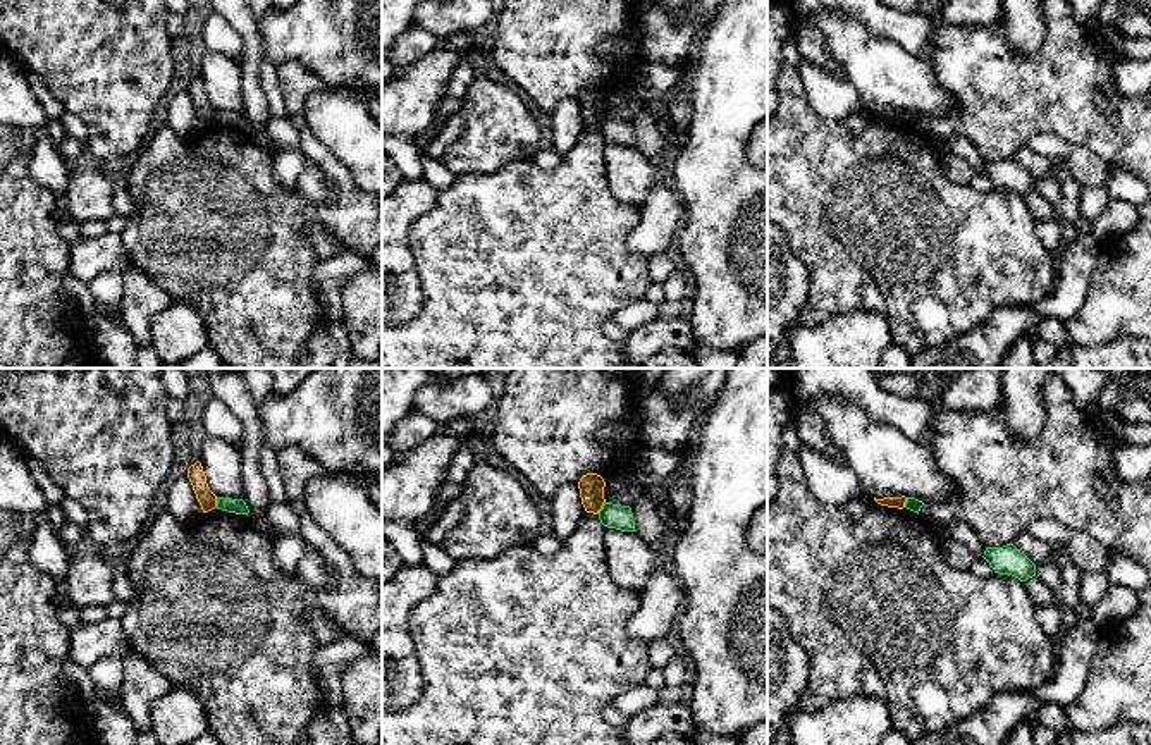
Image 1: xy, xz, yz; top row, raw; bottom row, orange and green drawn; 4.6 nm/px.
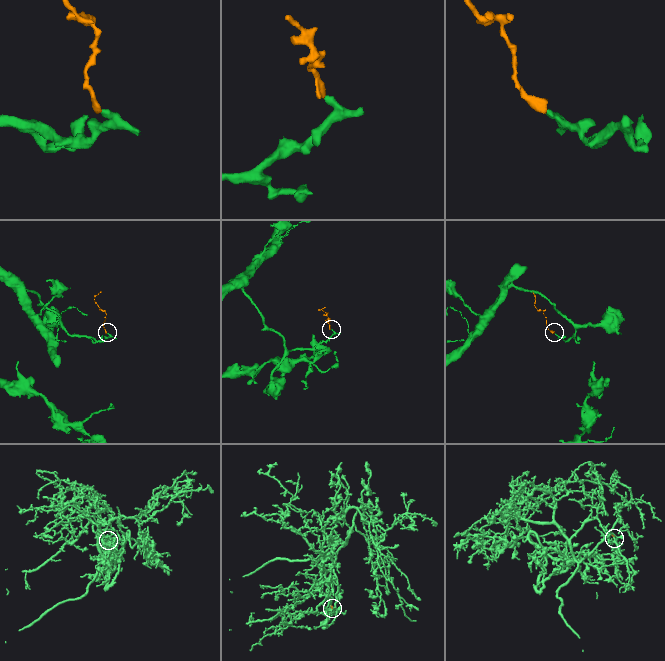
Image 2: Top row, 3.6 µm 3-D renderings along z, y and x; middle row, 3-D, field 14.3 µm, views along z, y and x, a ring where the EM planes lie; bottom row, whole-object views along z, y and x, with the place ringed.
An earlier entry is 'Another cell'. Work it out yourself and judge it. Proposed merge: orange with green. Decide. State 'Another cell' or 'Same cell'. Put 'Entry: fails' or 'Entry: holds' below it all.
Another cell
Entry: holds

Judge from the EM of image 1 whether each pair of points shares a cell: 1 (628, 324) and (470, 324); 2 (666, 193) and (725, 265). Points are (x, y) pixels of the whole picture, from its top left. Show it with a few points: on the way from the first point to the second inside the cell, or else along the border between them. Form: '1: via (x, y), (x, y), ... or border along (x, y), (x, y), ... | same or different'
1: border along (644, 296), (611, 315) | different
2: border along (666, 178), (678, 195), (683, 210), (677, 241) | different

